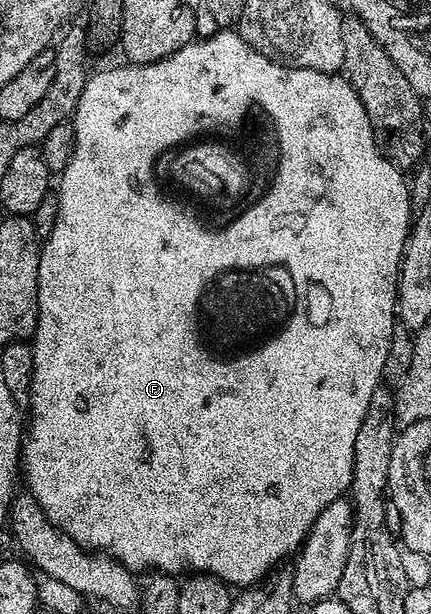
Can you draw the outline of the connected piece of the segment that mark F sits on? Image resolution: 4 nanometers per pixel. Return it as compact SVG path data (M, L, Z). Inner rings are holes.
M228 29L228 30L226 30L226 31L219 31L219 32L217 32L217 34L215 34L215 35L208 35L208 36L206 36L206 37L199 37L199 38L196 38L196 39L195 39L195 40L194 40L194 41L192 41L192 42L190 42L190 43L187 43L187 44L186 44L186 45L184 45L184 46L183 46L183 47L182 47L182 48L181 48L181 49L177 49L177 50L176 50L176 51L174 51L174 52L173 52L173 54L172 54L172 55L170 55L170 56L169 56L169 57L165 57L165 58L164 58L164 59L162 59L162 60L161 60L161 61L157 61L157 62L156 62L156 63L141 63L141 64L138 64L138 65L126 65L126 66L127 66L127 67L111 67L111 68L109 68L109 69L108 69L108 71L99 71L99 72L97 72L97 73L96 73L96 75L95 75L95 72L94 72L94 74L92 74L92 75L91 75L91 76L90 76L90 78L88 78L88 80L87 80L87 84L86 84L86 85L85 85L85 89L84 89L84 90L83 90L83 92L82 92L82 93L81 93L81 101L80 101L80 102L79 102L79 104L78 104L78 105L77 105L77 109L76 109L76 110L75 110L75 113L74 113L74 116L73 116L73 126L74 126L74 128L75 128L75 152L74 152L74 153L73 153L73 157L72 157L72 158L71 158L71 160L70 160L70 161L69 161L69 165L68 165L68 166L67 166L67 168L65 168L65 169L64 169L64 170L63 170L63 172L62 172L62 173L61 173L61 178L60 178L60 179L63 179L63 180L61 180L61 181L60 181L60 183L59 183L59 180L58 180L58 183L57 183L57 194L58 194L58 197L59 197L59 208L58 208L58 209L57 209L57 221L56 221L56 222L55 222L55 224L54 224L54 225L53 225L53 233L49 233L49 237L48 237L48 238L47 238L47 239L44 239L44 240L42 240L42 243L41 243L41 246L40 246L40 249L39 249L39 268L38 268L38 269L37 269L37 289L38 289L38 290L39 290L39 316L38 316L38 317L37 317L37 321L36 321L36 322L35 322L35 333L34 333L34 336L33 336L33 346L32 346L32 349L31 349L31 352L32 352L32 353L33 353L33 385L32 385L32 386L31 386L31 405L30 405L30 408L29 408L29 414L31 414L31 415L32 415L32 419L31 419L31 427L30 427L30 423L29 423L29 430L28 430L28 431L27 431L27 432L26 432L26 435L25 435L25 438L24 438L24 440L23 440L23 442L22 442L22 444L21 444L21 475L22 475L22 478L23 478L23 475L24 475L24 477L25 477L25 478L27 478L27 487L26 487L26 490L27 490L27 491L28 491L28 492L29 492L29 493L30 493L30 495L31 495L31 496L33 496L33 497L34 497L34 498L35 498L35 500L36 500L36 501L37 501L37 505L41 505L41 509L42 509L42 510L43 510L43 512L44 512L44 513L45 513L45 517L49 517L49 521L50 521L50 522L51 522L51 524L52 524L52 525L54 525L54 527L58 527L58 528L59 528L59 530L60 530L60 531L62 531L62 532L63 532L63 534L64 534L64 535L67 535L67 536L68 536L68 537L70 537L70 538L71 538L71 540L72 540L72 541L74 541L74 542L75 542L75 543L78 543L78 544L79 544L79 546L80 546L80 547L85 547L85 548L87 548L87 550L88 550L88 551L90 551L90 552L92 552L92 553L95 553L95 552L99 552L99 553L102 553L102 554L104 554L104 555L109 555L109 556L111 556L111 558L113 558L113 559L115 559L115 560L117 560L117 562L119 562L119 563L124 563L124 565L126 565L126 566L127 566L127 568L128 568L128 569L129 569L129 570L131 570L131 572L132 572L132 573L143 573L143 572L146 572L146 571L147 571L147 570L148 570L148 569L150 569L150 570L151 570L151 571L162 571L162 572L164 572L164 573L166 573L166 574L169 574L169 575L173 575L173 576L178 576L178 575L179 575L179 574L180 574L180 572L179 572L179 571L187 571L187 572L183 572L183 573L206 573L206 574L209 574L209 575L216 575L216 576L217 576L217 577L218 577L218 578L219 578L219 579L221 579L221 580L223 580L223 582L224 582L224 583L226 583L226 584L228 584L228 585L230 585L230 586L231 586L231 587L232 587L232 588L235 588L235 589L246 589L246 588L248 588L248 587L250 587L250 586L252 586L252 585L254 585L254 584L256 584L256 583L258 583L258 582L260 582L260 581L262 581L262 580L264 580L264 579L266 579L266 578L267 578L267 576L268 576L268 575L270 575L270 574L272 574L272 572L274 572L274 571L275 571L275 570L276 570L276 568L278 568L278 567L279 567L279 566L280 566L280 564L282 564L282 563L279 563L279 562L281 562L281 561L282 561L282 559L283 559L283 558L285 558L285 557L286 557L286 555L290 555L290 557L291 557L291 556L294 556L294 555L295 555L295 554L296 554L296 552L298 552L298 551L299 551L299 550L300 550L300 548L301 548L301 547L302 547L302 545L303 545L303 543L304 543L304 542L305 542L305 541L306 541L306 539L307 539L307 535L308 535L308 534L309 534L309 533L310 533L310 529L311 529L311 526L312 526L312 525L313 525L313 524L314 524L314 522L315 522L315 521L317 521L317 517L318 517L318 514L319 514L319 513L321 513L321 511L322 511L322 510L323 510L323 509L325 509L325 507L326 507L326 506L327 506L327 505L329 505L329 503L330 503L330 502L333 502L333 501L337 501L337 500L338 500L338 499L341 499L341 498L344 498L344 496L346 496L346 495L347 495L347 494L348 494L348 491L349 491L349 488L350 488L350 486L351 486L351 478L352 478L352 477L353 477L353 449L354 449L354 448L355 448L355 446L356 446L356 445L357 445L357 441L358 441L358 440L359 440L359 439L360 439L360 438L359 438L359 434L360 434L360 433L361 433L361 421L365 421L365 413L366 413L366 412L367 412L367 410L368 410L368 409L369 409L369 397L373 397L373 393L374 393L374 392L375 392L375 390L376 390L376 389L377 389L377 388L379 388L379 387L380 387L380 385L381 385L381 384L382 384L382 383L383 383L383 382L384 382L384 379L383 379L383 370L385 370L385 369L386 369L386 367L387 367L387 358L389 358L389 357L390 357L390 355L391 355L391 342L393 342L393 341L394 341L394 339L395 339L395 327L396 327L396 328L397 328L397 300L398 300L398 297L399 297L399 266L401 266L401 265L402 265L402 263L403 263L403 256L404 256L404 254L405 254L405 252L406 252L406 249L407 249L407 237L408 237L408 235L410 235L410 234L411 234L411 225L412 225L412 222L413 222L413 212L412 212L412 210L411 210L411 193L410 193L410 190L409 190L409 183L408 183L408 180L407 180L407 179L406 179L406 178L405 178L405 175L404 175L404 172L402 172L402 171L400 171L400 170L399 170L399 168L398 168L398 167L395 167L395 166L393 166L393 165L392 165L392 164L391 164L391 162L390 162L390 161L388 161L388 159L387 159L387 158L385 158L385 157L384 157L384 155L383 155L383 154L382 154L382 153L380 153L380 152L379 152L379 146L378 146L378 145L377 145L377 141L376 141L376 140L375 140L375 134L374 134L374 133L373 133L373 129L372 129L372 128L371 128L371 122L370 122L370 121L369 121L369 117L368 117L368 116L367 116L367 114L366 114L366 113L365 113L365 105L361 105L361 97L357 97L357 93L356 93L356 92L355 92L355 90L354 90L354 89L353 89L353 85L352 85L352 84L351 84L351 83L350 83L350 81L349 81L349 80L347 80L347 78L345 78L345 77L344 77L344 76L343 76L343 75L342 75L342 74L339 74L339 73L328 73L328 72L326 72L326 71L318 71L318 70L317 70L317 69L301 69L301 68L300 68L300 67L288 67L288 66L286 66L286 65L284 65L284 64L282 64L282 63L280 63L280 62L278 62L278 61L276 61L276 60L274 60L274 59L270 59L270 57L268 57L268 56L267 56L267 55L262 55L262 53L261 53L261 52L259 52L259 51L258 51L258 50L257 50L257 49L253 49L253 48L252 48L252 47L251 47L251 46L250 46L250 45L249 45L249 44L248 44L248 43L247 43L247 42L245 42L245 40L243 40L243 39L242 39L242 38L241 38L241 36L239 36L239 33L238 33L238 30L235 30L235 29ZM262 147L264 147L264 149L265 149L265 150L267 150L267 151L272 151L272 155L271 155L271 156L269 156L269 157L268 157L268 159L255 159L255 158L257 158L257 157L258 157L258 155L259 155L259 150L261 150L261 149L262 149ZM279 259L283 259L283 263L287 263L287 267L291 267L291 269L287 269L287 267L279 267L279 265L269 265L269 263L279 263ZM231 263L263 263L263 265L259 265L259 267L243 267L243 265L235 265L235 267L231 267ZM195 329L197 329L197 333L203 333L203 335L205 335L205 339L207 339L207 341L209 341L209 343L211 343L211 347L213 347L213 357L215 357L215 363L211 363L211 359L207 359L207 355L203 355L203 351L199 351L199 343L195 343Z

